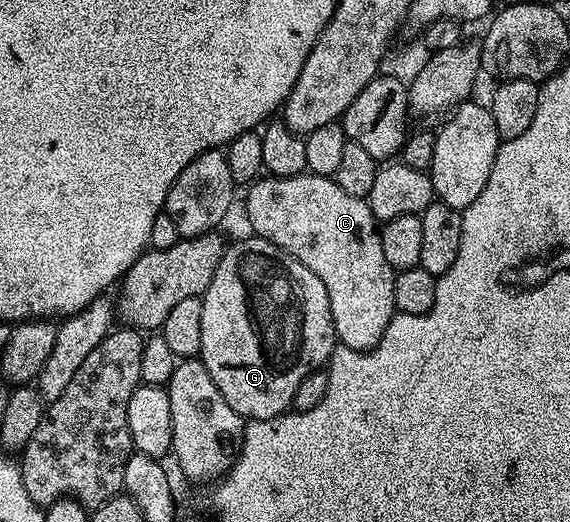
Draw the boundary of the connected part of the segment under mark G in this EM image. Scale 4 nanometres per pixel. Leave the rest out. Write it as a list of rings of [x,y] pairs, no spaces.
[[[253,234],[247,237],[225,249],[211,285],[201,295],[204,315],[200,318],[200,359],[208,374],[212,374],[216,390],[224,394],[224,402],[228,402],[243,421],[249,422],[267,420],[287,411],[294,403],[296,386],[329,361],[336,337],[324,282],[320,282],[308,266],[272,242]]]

